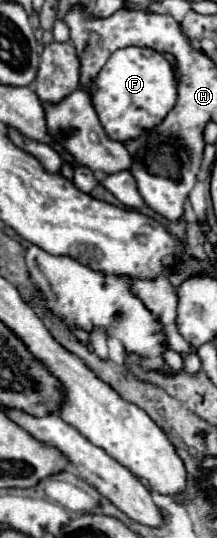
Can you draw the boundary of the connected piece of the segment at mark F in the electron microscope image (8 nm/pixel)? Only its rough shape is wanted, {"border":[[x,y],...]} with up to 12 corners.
{"border":[[115,51],[91,89],[113,141],[155,129],[177,103],[169,61]]}

